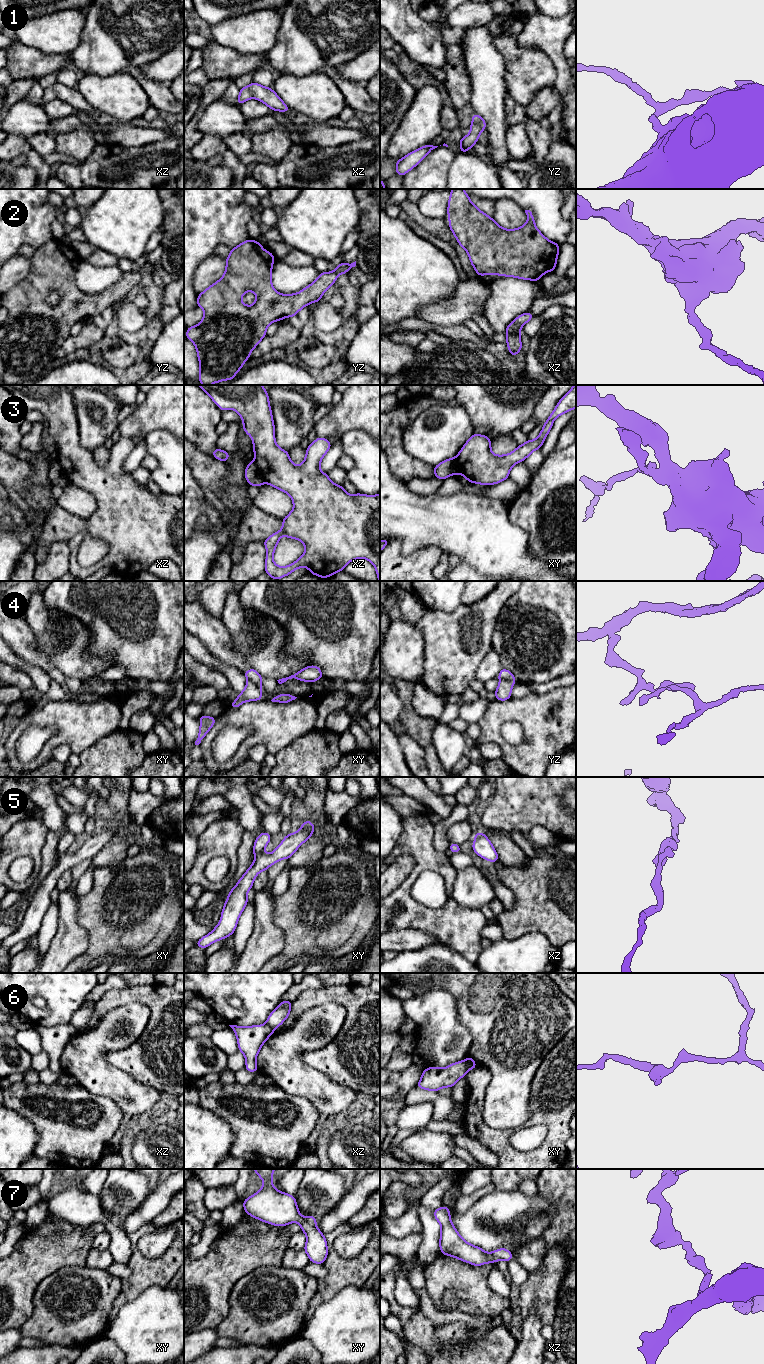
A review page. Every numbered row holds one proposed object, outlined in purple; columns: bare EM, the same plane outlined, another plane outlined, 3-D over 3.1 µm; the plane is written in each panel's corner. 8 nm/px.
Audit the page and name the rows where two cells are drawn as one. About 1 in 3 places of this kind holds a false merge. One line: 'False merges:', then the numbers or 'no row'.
False merges: 3, 4, 6

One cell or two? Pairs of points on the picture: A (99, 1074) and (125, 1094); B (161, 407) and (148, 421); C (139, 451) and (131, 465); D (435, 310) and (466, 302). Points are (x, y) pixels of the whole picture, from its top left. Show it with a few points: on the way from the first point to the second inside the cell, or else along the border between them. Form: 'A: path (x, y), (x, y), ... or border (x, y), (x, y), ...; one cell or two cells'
A: path (105, 1080), (111, 1081), (119, 1088); one cell
B: path (158, 410), (150, 418); one cell
C: path (136, 454), (132, 462); one cell
D: path (443, 310), (458, 309); one cell

